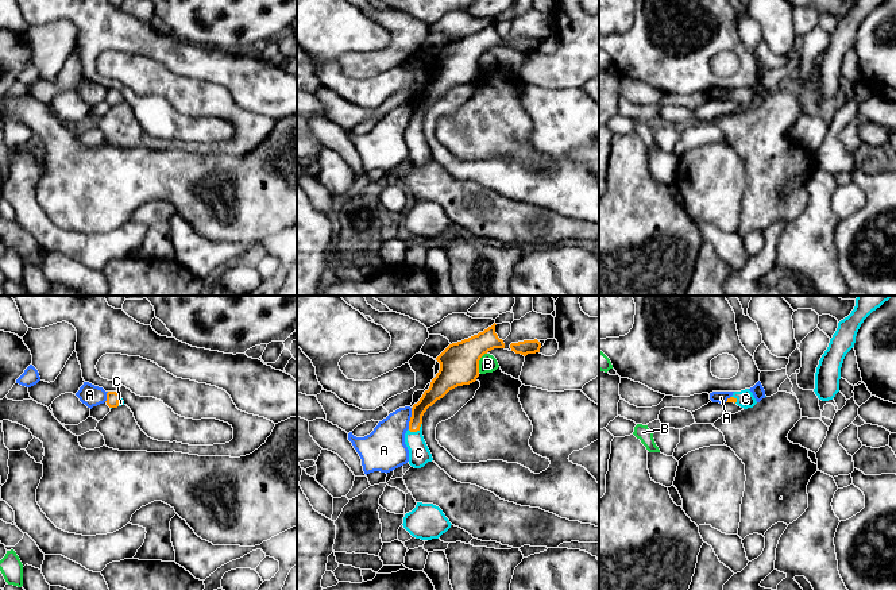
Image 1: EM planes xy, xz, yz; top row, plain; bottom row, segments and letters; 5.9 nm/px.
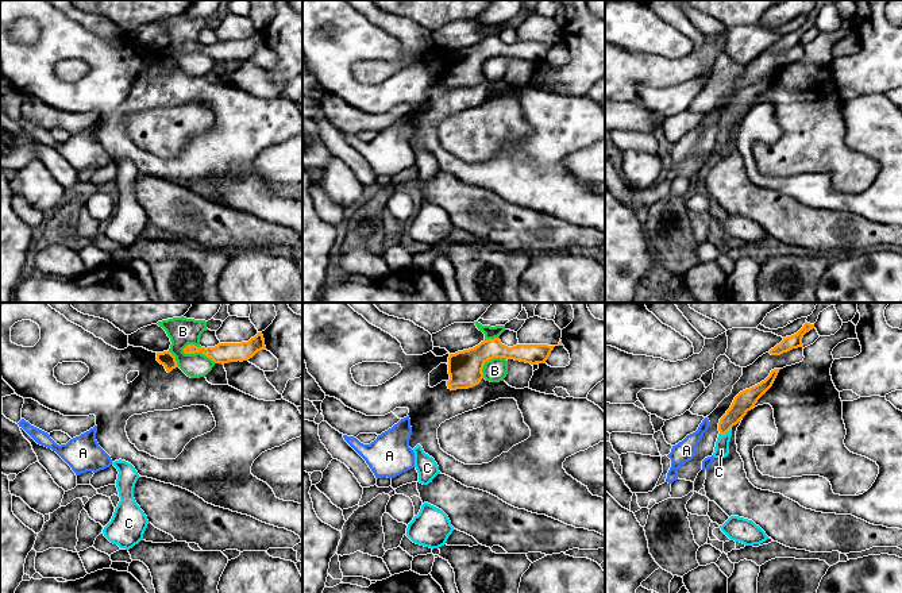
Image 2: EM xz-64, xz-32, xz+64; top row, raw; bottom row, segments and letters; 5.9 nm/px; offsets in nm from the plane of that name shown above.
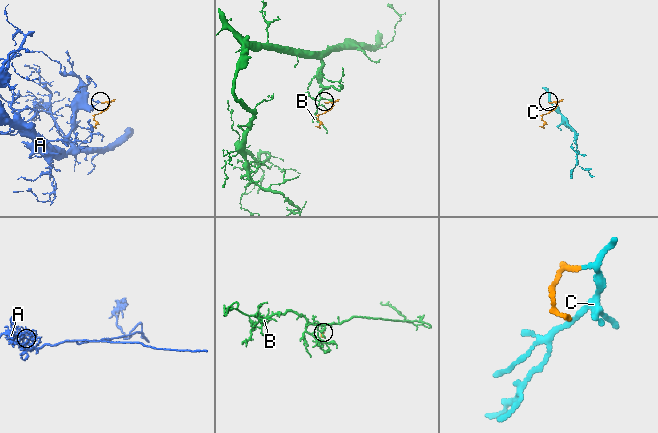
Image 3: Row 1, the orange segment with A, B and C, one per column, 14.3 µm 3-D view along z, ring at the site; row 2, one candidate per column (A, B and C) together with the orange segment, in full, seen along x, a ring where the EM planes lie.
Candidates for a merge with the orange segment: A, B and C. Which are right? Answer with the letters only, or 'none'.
C

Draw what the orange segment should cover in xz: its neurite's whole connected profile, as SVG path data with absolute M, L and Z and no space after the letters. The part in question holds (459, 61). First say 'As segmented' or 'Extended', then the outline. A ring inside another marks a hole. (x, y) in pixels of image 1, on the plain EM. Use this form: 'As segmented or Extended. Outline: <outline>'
Extended. Outline: M495 20L457 41L449 42L436 58L440 68L432 77L428 88L412 105L409 127L405 131L405 142L409 147L409 162L414 166L424 165L432 159L432 151L422 134L422 113L429 104L443 96L449 88L470 82L479 74L480 55L494 46L505 46L505 41L495 31Z

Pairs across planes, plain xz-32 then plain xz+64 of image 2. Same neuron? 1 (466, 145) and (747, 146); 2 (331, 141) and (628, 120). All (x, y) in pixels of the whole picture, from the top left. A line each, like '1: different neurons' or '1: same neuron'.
1: different neurons
2: different neurons

